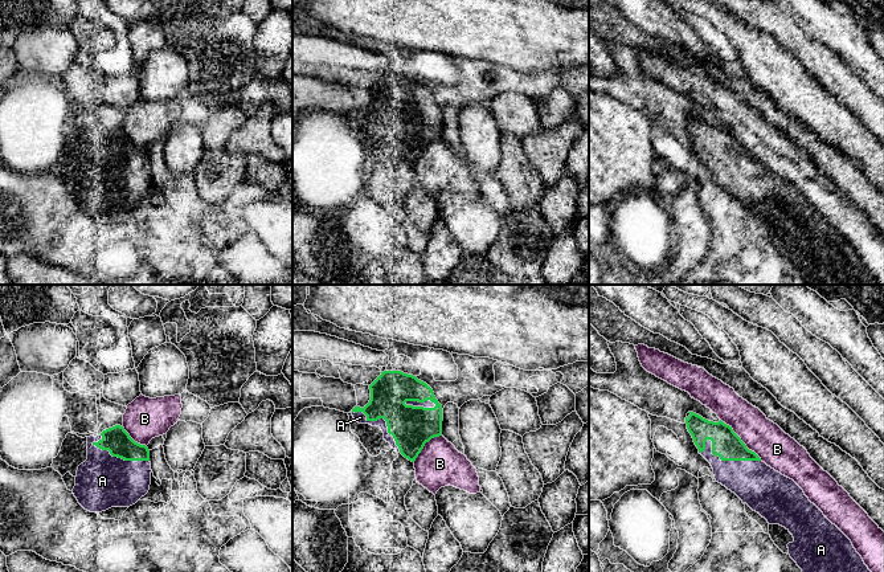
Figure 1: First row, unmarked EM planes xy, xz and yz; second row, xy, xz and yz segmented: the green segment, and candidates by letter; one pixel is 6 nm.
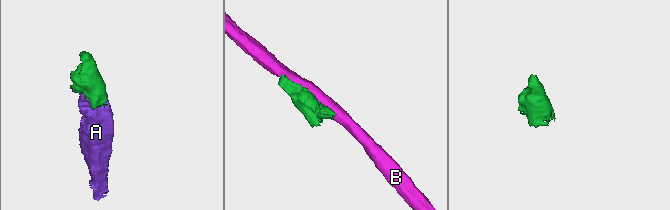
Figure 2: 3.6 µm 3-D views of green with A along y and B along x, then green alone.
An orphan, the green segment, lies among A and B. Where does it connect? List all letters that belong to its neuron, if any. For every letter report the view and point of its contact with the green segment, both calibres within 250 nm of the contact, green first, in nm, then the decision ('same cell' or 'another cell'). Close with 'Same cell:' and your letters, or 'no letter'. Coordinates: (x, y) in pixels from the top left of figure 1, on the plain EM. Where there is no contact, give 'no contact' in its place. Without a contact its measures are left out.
A: meets green in yz at (723, 163); 170 nm thick on the green side, 260 nm on the other; same cell
B: meets green in yz at (743, 146); 170 nm thick on the green side, 220 nm on the other; another cell
Same cell: A

